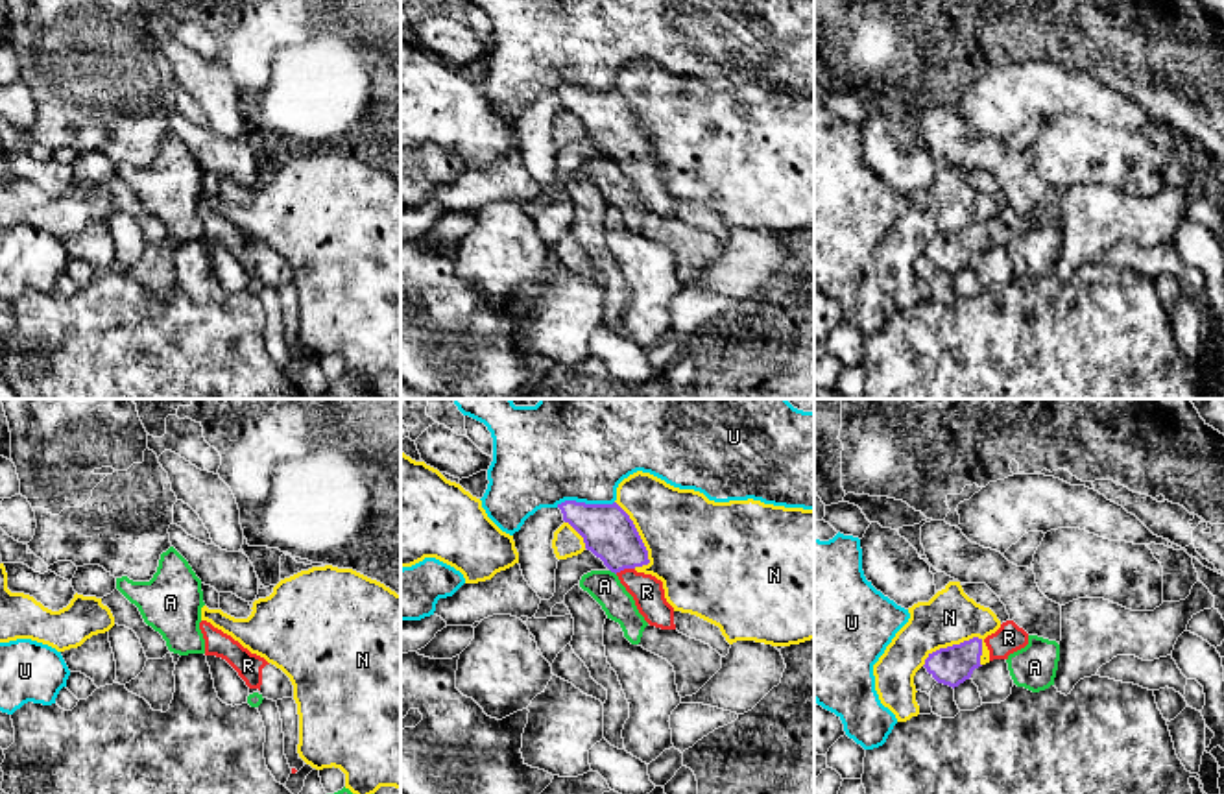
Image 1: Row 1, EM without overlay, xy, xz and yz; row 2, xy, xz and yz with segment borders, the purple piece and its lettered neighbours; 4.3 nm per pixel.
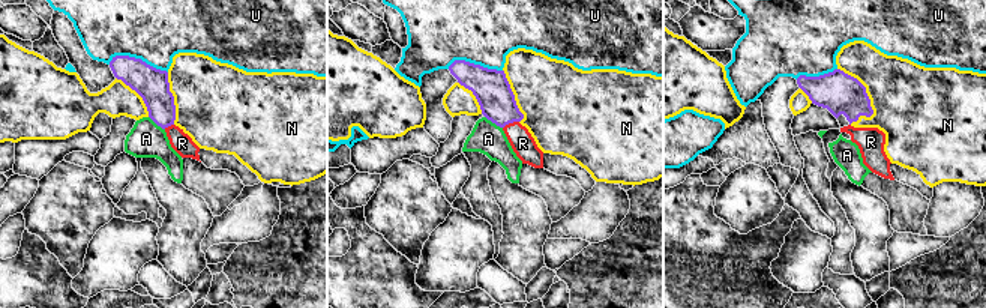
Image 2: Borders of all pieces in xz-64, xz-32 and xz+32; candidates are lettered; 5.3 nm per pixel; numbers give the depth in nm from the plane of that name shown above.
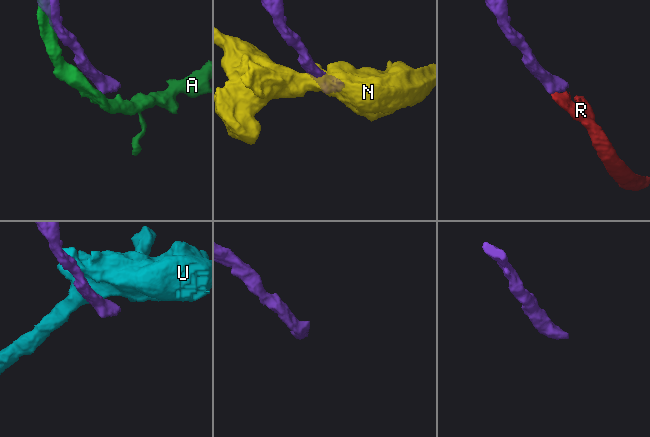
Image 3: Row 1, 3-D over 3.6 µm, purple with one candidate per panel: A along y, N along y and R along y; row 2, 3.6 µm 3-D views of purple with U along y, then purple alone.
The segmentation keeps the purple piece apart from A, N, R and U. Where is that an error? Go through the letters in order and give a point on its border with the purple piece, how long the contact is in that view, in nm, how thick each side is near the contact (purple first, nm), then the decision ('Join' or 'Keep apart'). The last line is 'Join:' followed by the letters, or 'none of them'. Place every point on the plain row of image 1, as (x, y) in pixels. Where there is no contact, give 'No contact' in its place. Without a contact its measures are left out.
A: Touches purple at xz (613, 157). Shared border 40 nm. Thickness 220 nm (purple) against 140 nm. Keep apart
N: Touches purple at yz (953, 231). Shared border 300 nm. Thickness 170 nm (purple) against 240 nm. Keep apart
R: Touches purple at xz (624, 154). Shared border 90 nm. Thickness 220 nm (purple) against 140 nm. Join
U: Touches purple at xz (584, 89). Shared border 260 nm. Thickness 220 nm (purple) against 400 nm. Keep apart
Join: R

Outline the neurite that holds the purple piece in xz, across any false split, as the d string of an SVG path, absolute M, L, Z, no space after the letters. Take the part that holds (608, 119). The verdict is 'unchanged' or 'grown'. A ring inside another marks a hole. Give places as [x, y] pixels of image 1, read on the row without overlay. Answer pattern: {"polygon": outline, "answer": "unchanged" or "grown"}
{"polygon": "M565 87L558 90L569 109L611 159L648 151L648 137L630 105L617 90L585 90Z", "answer": "unchanged"}

